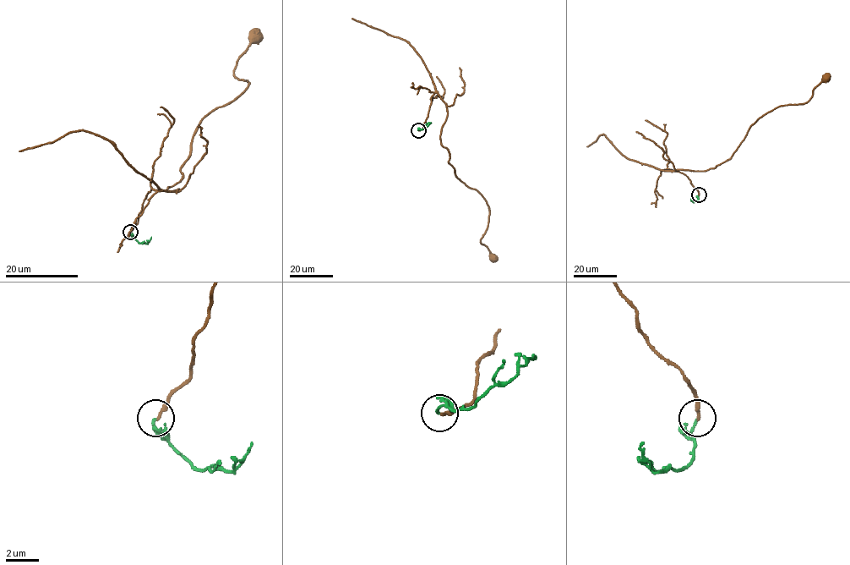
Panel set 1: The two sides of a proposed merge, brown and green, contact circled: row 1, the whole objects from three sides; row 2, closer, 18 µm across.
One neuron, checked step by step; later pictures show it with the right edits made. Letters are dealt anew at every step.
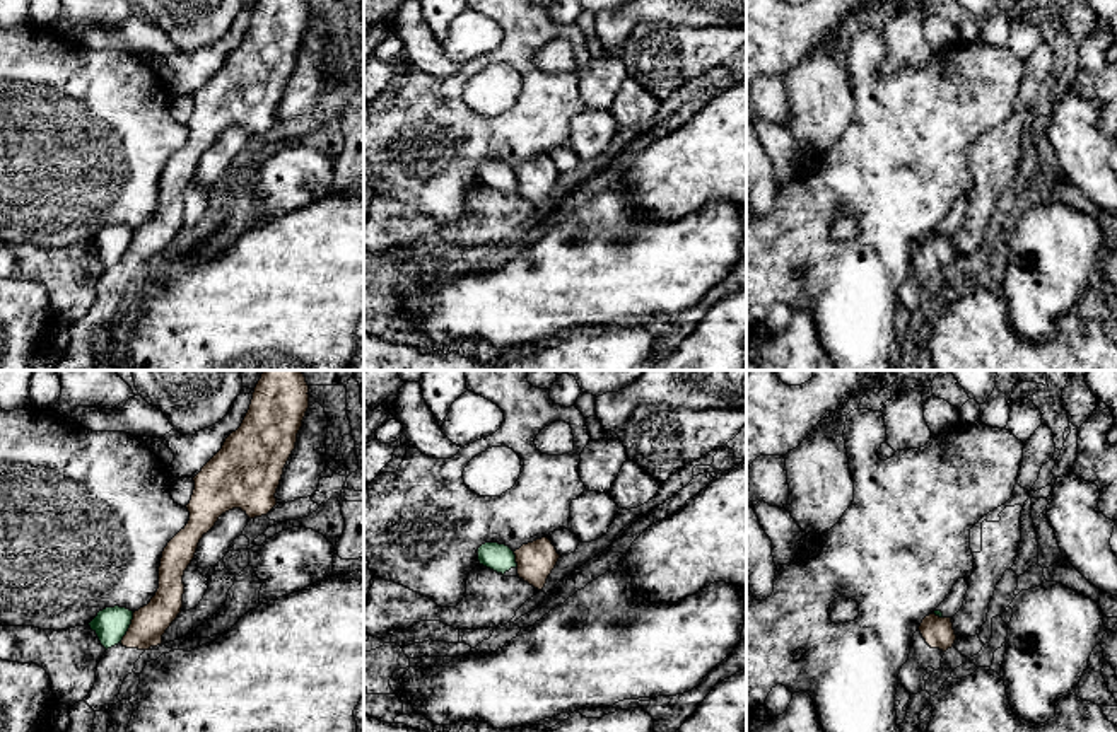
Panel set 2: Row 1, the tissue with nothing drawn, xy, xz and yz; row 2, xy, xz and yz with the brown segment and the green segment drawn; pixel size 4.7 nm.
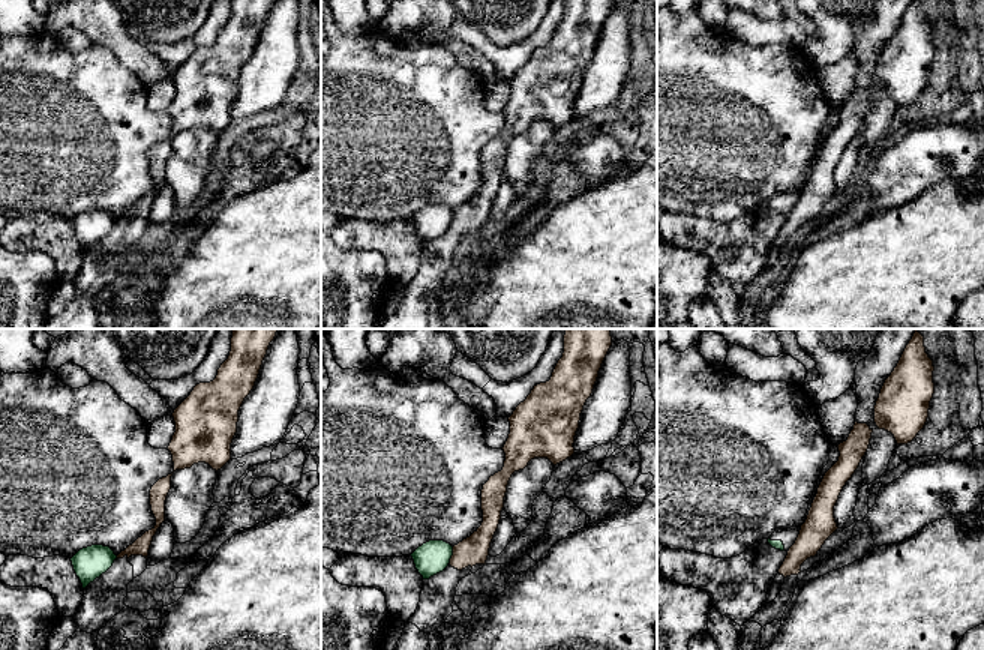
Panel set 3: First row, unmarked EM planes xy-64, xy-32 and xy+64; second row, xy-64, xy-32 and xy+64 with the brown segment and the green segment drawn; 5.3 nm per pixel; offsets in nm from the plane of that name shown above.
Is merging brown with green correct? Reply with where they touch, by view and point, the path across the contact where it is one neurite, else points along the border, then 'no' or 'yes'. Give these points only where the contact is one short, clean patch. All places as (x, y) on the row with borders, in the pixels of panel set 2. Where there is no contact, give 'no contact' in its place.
contact xy (128, 628); border xy (134, 613), (132, 623), (120, 642); no

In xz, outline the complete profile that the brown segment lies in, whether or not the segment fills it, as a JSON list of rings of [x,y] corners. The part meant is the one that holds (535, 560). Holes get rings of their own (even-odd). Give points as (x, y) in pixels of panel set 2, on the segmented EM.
[[[548,537],[523,544],[514,555],[519,578],[538,590],[545,587],[548,575],[560,558]]]

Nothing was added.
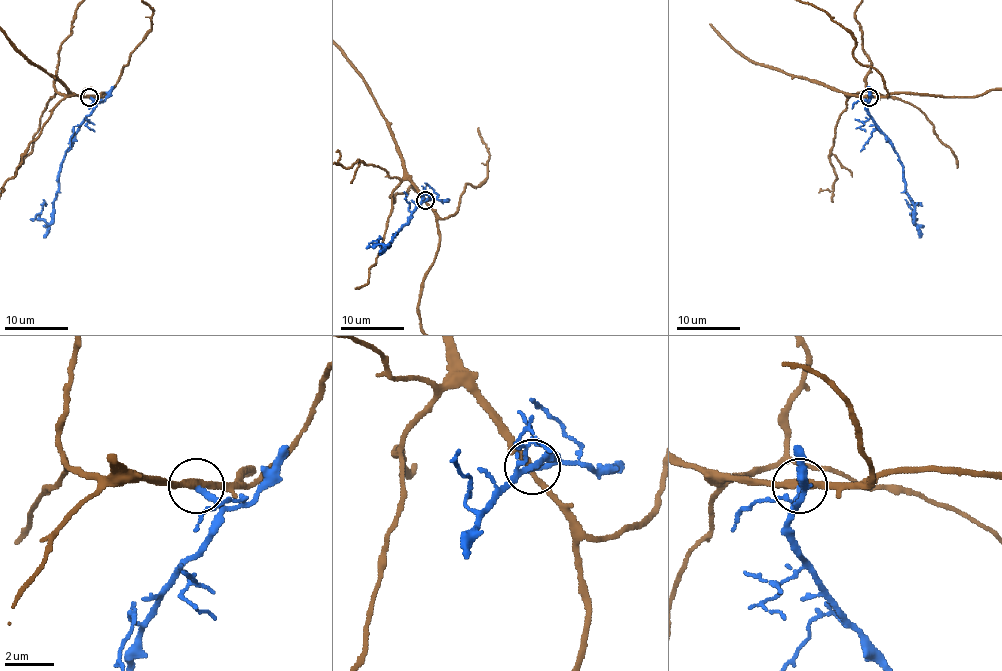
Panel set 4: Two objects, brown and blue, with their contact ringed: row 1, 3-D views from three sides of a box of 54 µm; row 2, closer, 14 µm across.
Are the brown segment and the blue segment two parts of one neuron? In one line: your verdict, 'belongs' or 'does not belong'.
does not belong

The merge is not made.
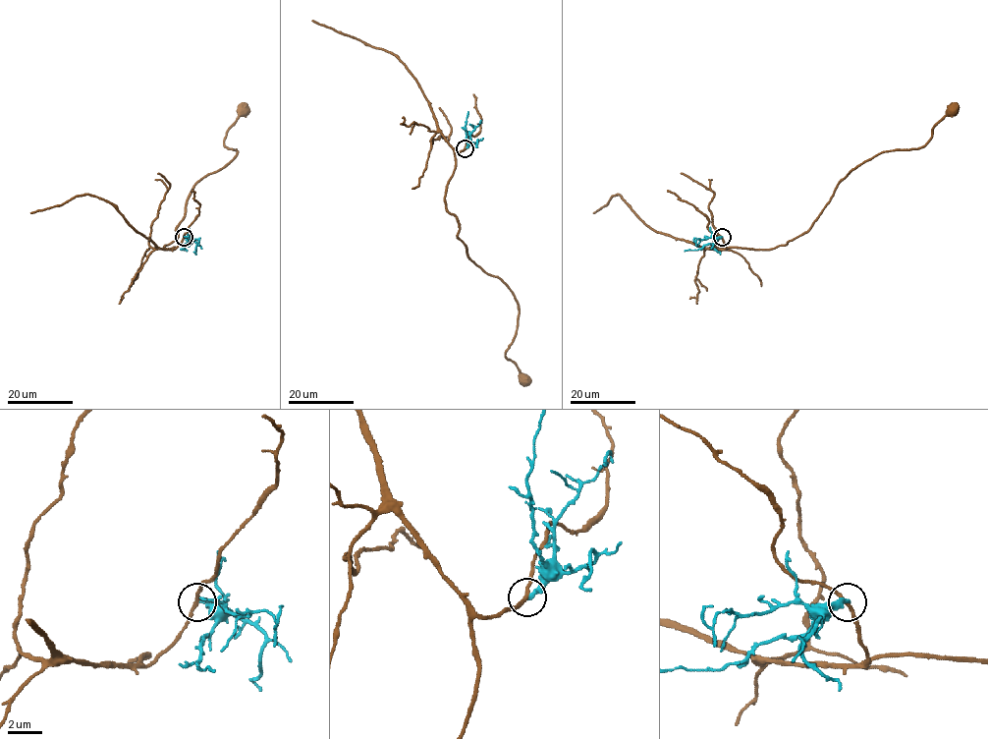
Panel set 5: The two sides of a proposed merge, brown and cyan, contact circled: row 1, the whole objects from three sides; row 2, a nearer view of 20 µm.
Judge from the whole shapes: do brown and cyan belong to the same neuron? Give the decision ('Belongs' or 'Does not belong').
Does not belong

